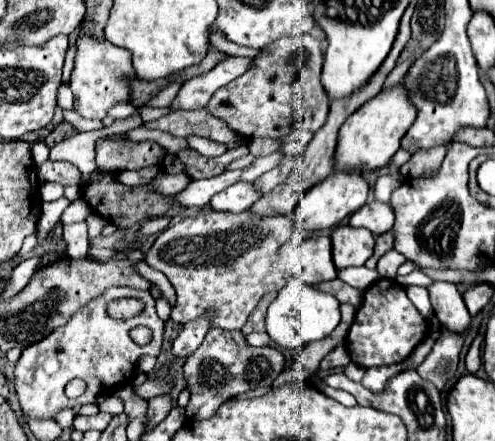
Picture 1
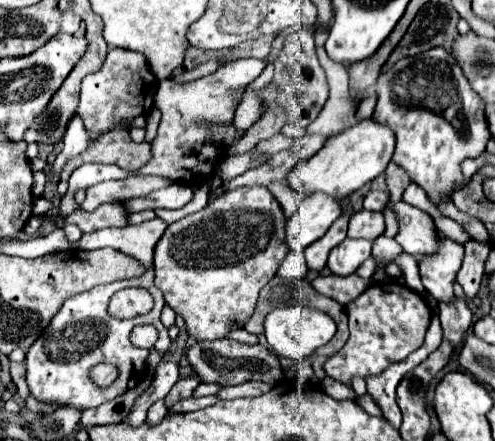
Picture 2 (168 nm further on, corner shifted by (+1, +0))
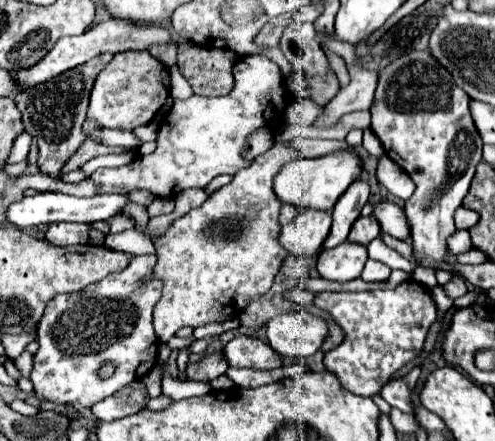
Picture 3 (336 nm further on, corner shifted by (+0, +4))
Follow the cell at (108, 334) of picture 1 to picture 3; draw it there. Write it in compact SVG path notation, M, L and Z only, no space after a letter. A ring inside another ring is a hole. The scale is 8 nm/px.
M135 256L123 272L89 284L89 288L81 292L55 296L47 304L37 328L39 350L33 356L35 364L31 372L33 394L37 398L91 408L149 374L157 364L159 352L159 340L153 330L153 308L161 298L161 280L149 280L147 286L141 286L141 280L153 272L155 264L155 256ZM103 362L117 366L113 384L97 376Z

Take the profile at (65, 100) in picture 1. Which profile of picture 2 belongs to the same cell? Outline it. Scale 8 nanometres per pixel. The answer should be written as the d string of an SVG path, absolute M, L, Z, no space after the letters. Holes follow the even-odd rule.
M74 116L72 122L68 124L68 130L66 130L66 136L64 136L64 150L58 154L58 158L56 158L54 166L52 166L54 180L58 180L58 172L62 170L64 162L68 162L70 158L74 158L74 156L78 156L80 152L88 150L94 142L96 142L96 136L92 136L92 134L84 128L80 116Z

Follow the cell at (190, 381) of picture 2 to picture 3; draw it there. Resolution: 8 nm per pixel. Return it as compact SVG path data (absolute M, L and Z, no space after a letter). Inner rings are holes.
M215 352L211 356L205 356L197 364L187 366L187 380L199 380L199 382L209 382L221 374L227 372L227 362L223 360L221 352Z

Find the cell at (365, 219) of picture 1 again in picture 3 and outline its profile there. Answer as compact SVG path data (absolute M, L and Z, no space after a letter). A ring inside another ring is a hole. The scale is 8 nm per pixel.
M359 216L349 232L349 242L357 242L357 244L367 246L379 234L381 234L381 228L379 228L375 216Z

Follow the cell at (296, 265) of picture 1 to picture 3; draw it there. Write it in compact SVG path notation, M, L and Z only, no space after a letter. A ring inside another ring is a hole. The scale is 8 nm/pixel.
M359 178L351 184L351 188L347 188L347 192L337 200L333 208L333 226L323 244L323 250L335 248L347 240L349 230L353 222L359 218L361 208L365 206L367 198L369 198L369 184L365 180Z

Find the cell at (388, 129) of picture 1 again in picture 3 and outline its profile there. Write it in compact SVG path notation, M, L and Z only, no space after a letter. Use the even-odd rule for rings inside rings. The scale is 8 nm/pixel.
M345 148L331 152L323 158L313 158L313 160L299 158L285 164L273 180L275 182L273 190L281 202L289 202L299 208L331 210L339 200L339 196L343 196L343 192L353 184L353 180L361 176L361 172L363 172L363 158L353 148Z

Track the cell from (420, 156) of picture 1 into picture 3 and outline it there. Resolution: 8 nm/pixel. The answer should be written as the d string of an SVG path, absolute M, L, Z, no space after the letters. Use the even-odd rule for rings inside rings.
M465 206L457 208L457 212L455 212L455 226L457 226L459 230L469 230L469 228L473 228L477 222L479 222L479 214L477 214L475 210L469 210L469 208L465 208Z

